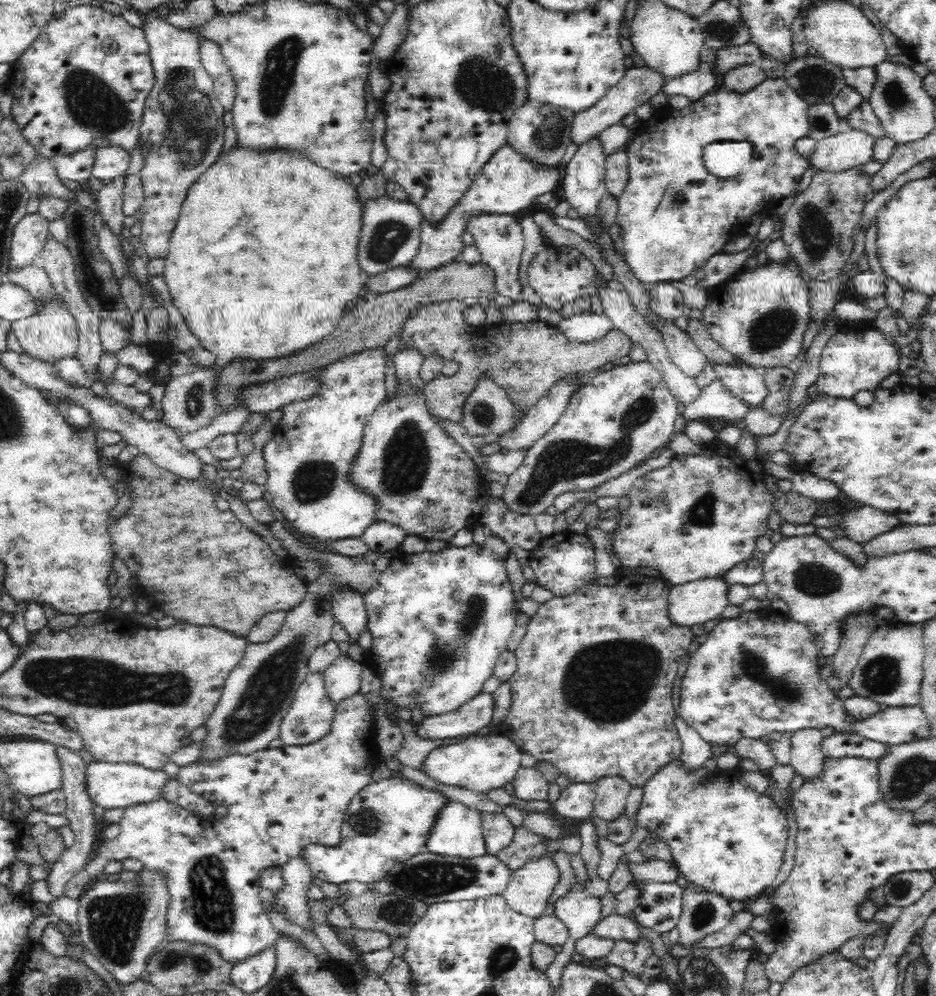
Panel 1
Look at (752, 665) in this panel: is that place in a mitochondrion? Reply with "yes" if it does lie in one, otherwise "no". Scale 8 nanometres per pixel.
yes

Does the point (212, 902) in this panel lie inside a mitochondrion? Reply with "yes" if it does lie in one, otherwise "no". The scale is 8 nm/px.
yes

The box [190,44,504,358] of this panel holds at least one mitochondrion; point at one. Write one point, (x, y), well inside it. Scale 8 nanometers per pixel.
(388, 236)

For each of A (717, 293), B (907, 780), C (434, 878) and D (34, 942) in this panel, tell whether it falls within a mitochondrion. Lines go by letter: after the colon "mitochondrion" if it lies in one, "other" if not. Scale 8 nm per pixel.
A: other
B: mitochondrion
C: mitochondrion
D: other

